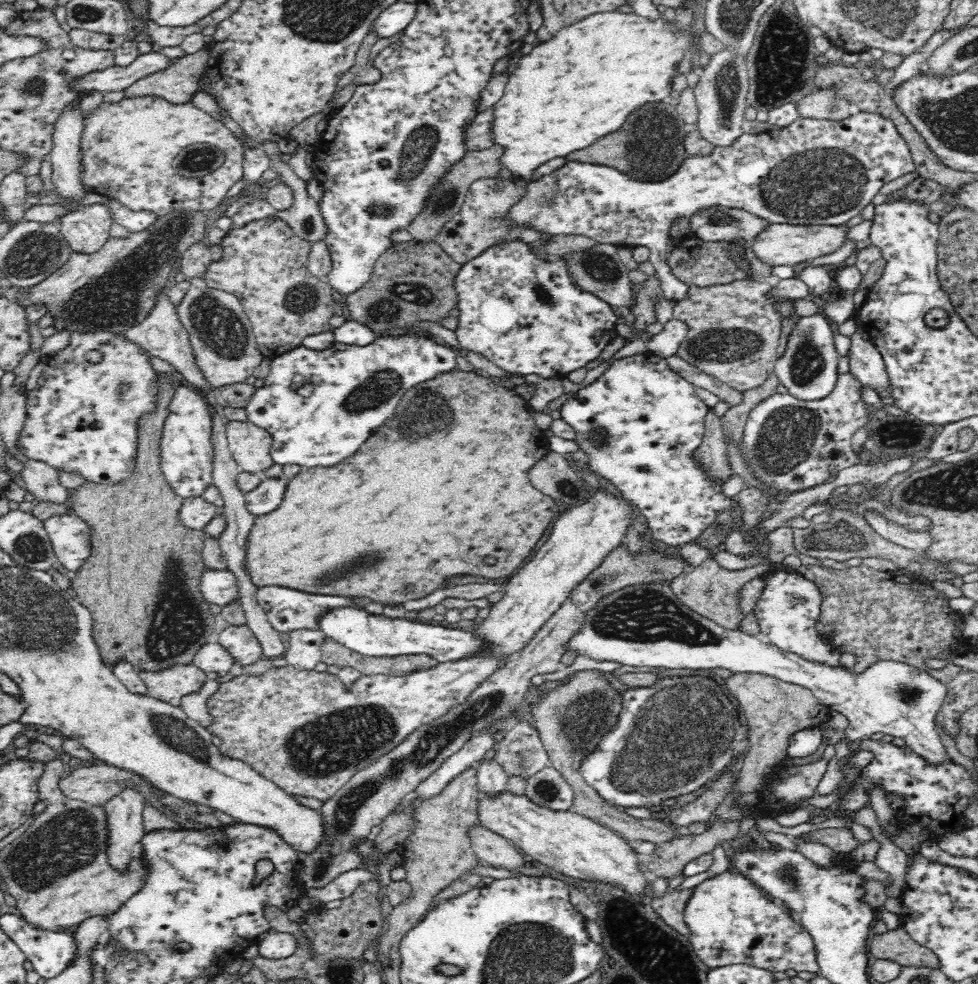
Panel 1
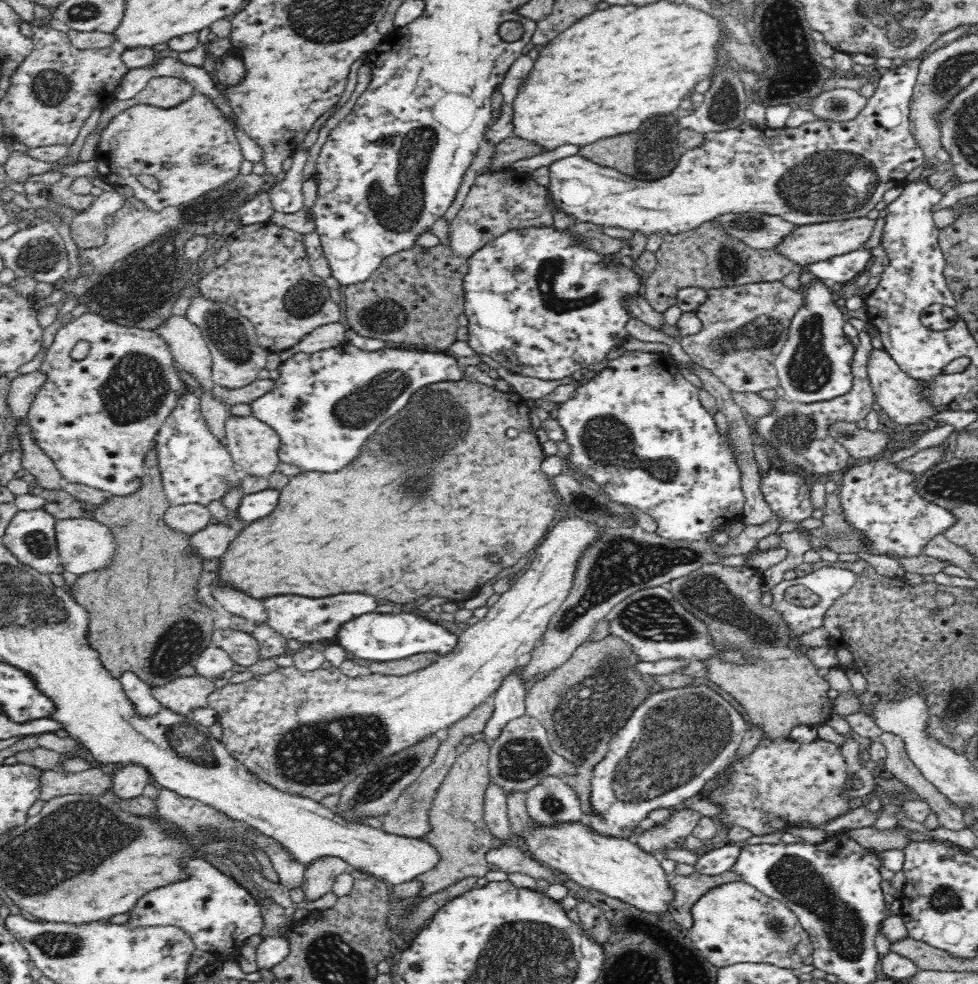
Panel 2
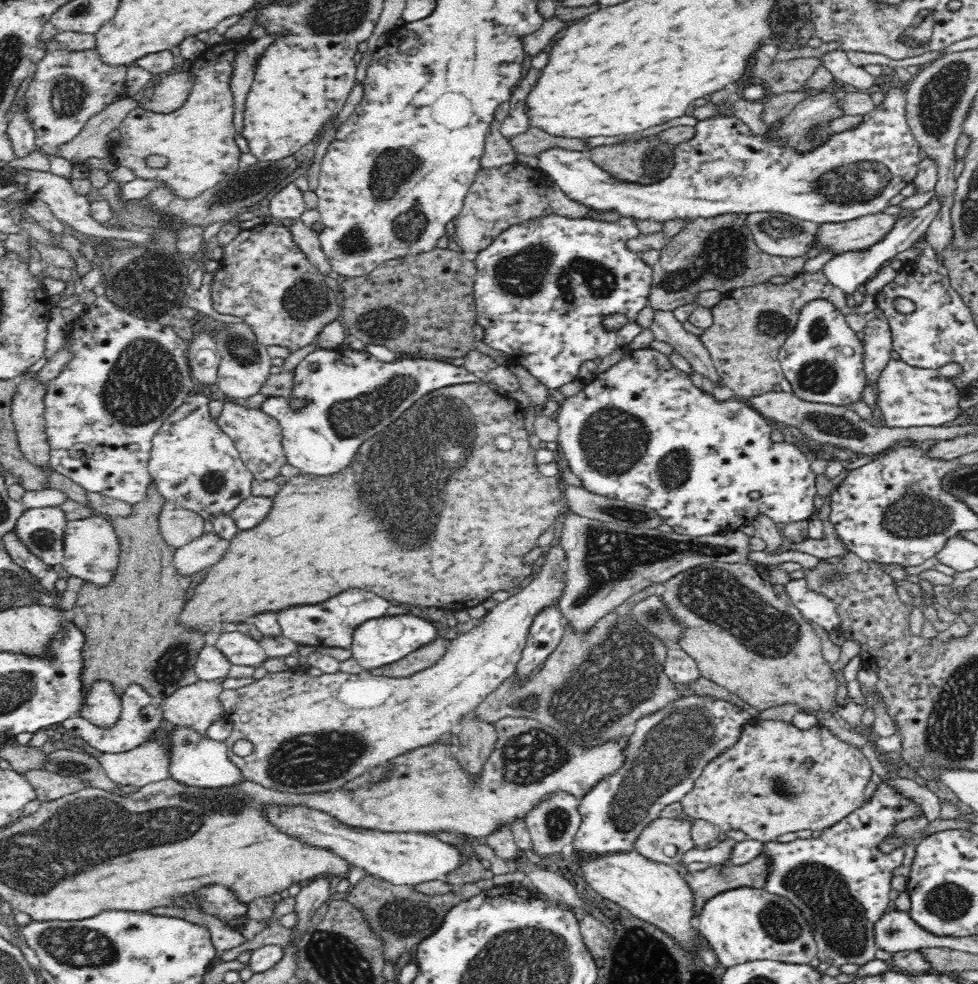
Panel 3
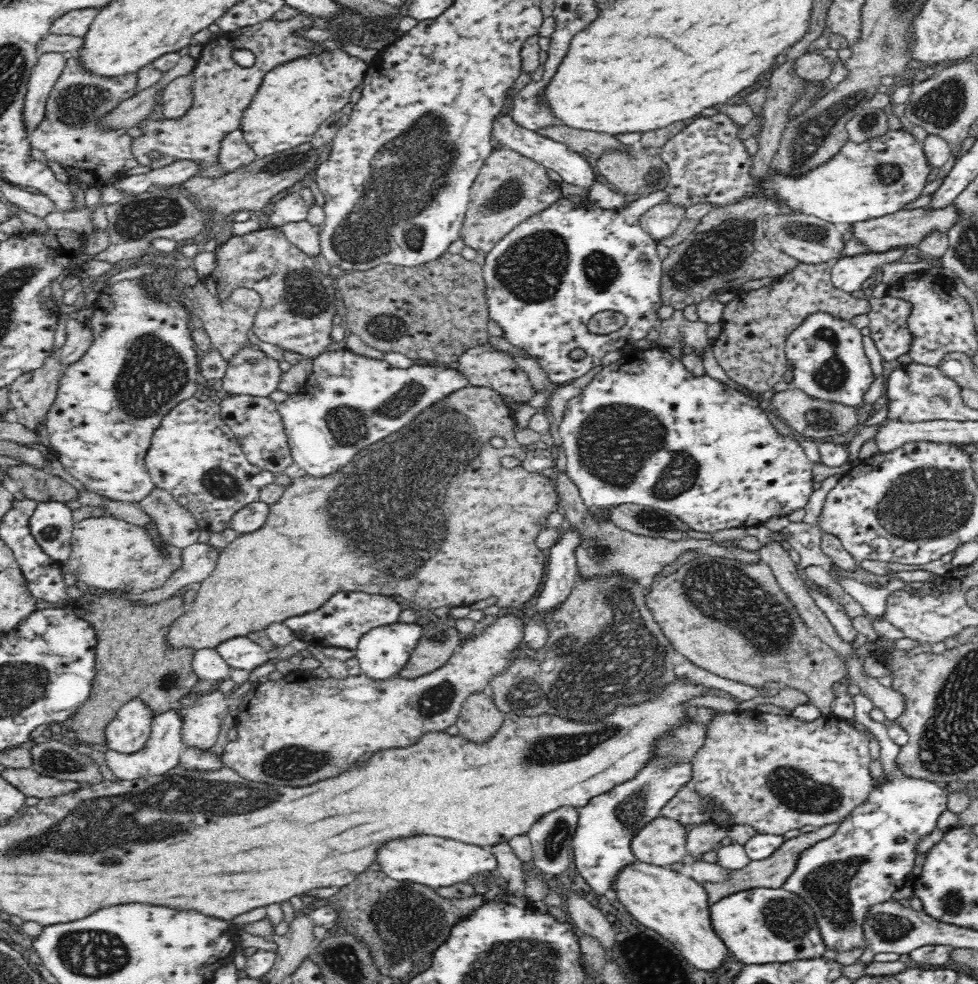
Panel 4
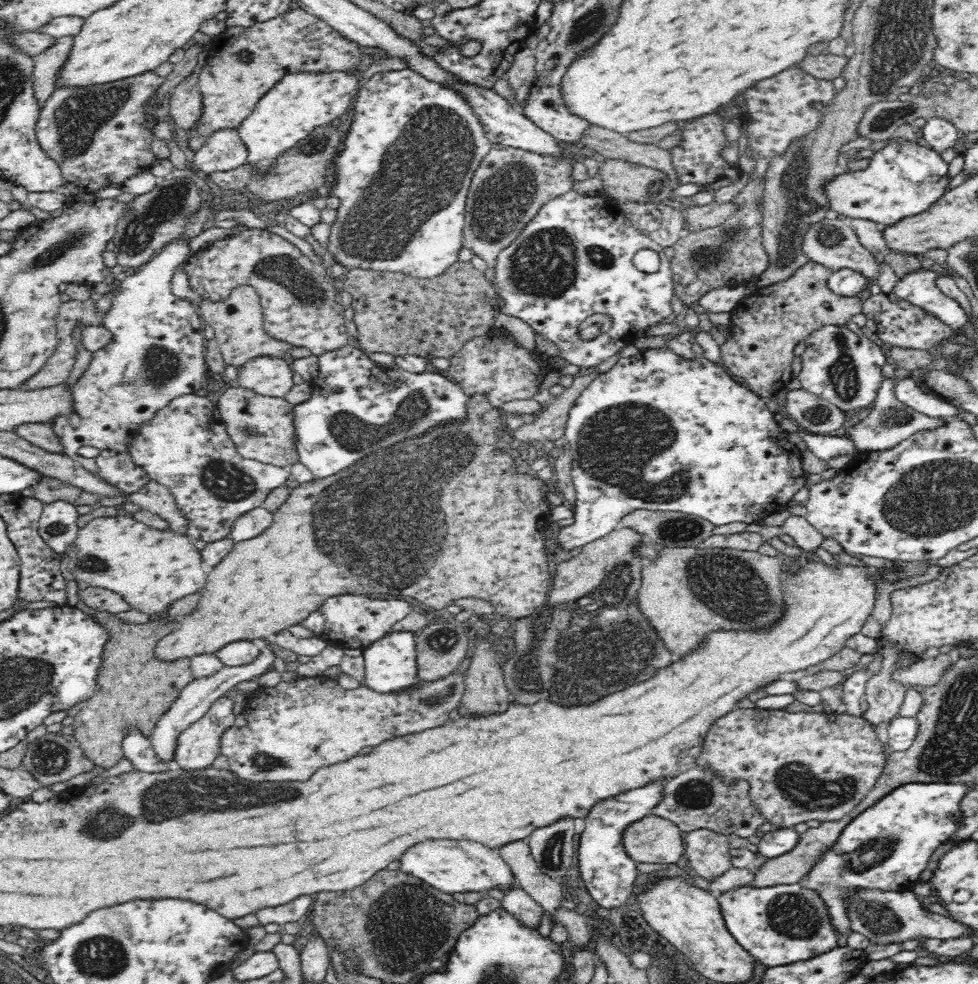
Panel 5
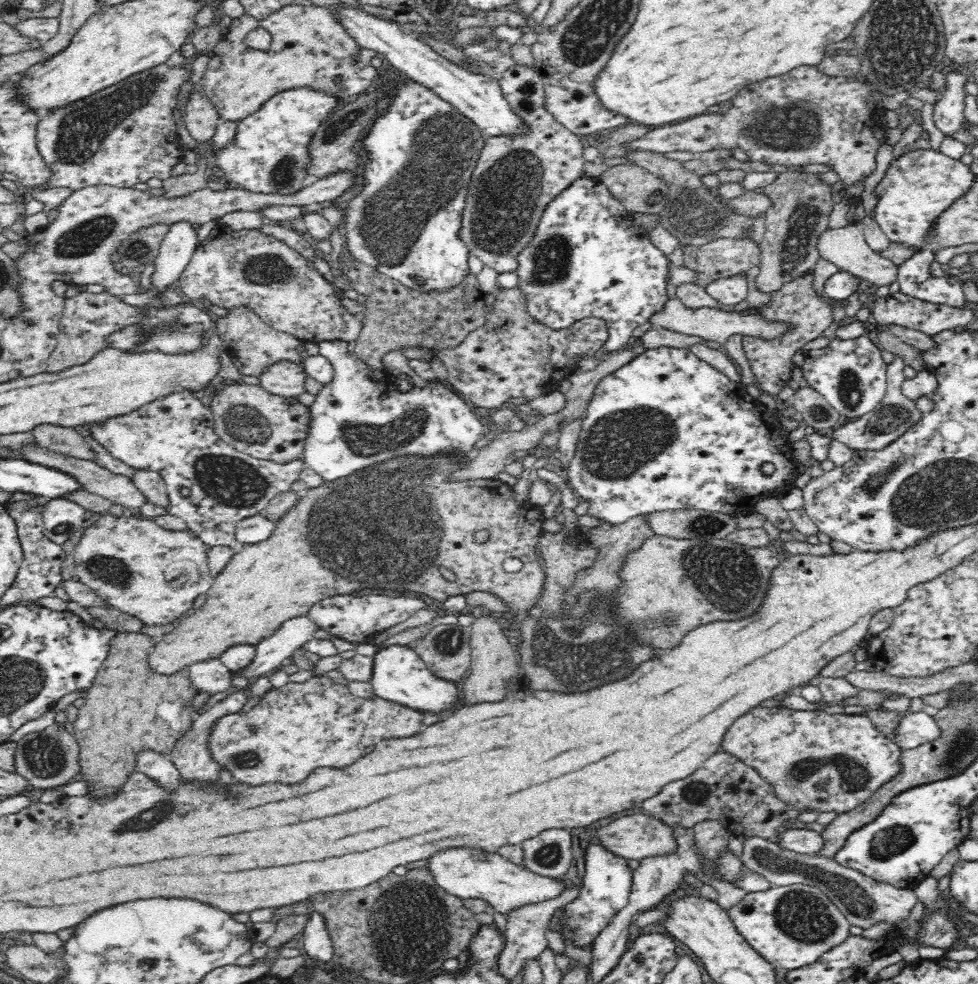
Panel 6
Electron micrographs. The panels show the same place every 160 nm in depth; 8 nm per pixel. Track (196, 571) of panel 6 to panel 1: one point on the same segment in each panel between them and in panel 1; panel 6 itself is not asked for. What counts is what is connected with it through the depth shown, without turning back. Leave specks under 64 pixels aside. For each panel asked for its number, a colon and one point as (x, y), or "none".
1: (71, 537)
2: (85, 545)
3: (92, 550)
4: (107, 552)
5: (150, 569)

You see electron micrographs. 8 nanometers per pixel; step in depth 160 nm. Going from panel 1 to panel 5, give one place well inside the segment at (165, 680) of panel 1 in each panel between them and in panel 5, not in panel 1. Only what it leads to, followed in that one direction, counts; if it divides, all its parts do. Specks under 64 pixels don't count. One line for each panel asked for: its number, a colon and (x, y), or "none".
2: (185, 695)
3: (196, 707)
4: (203, 718)
5: (197, 747)

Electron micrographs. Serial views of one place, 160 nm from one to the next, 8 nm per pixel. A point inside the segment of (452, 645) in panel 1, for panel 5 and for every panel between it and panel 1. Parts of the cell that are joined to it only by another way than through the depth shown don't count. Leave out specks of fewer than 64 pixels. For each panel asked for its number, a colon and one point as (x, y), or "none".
2: (377, 637)
3: (377, 643)
4: (382, 654)
5: (391, 666)

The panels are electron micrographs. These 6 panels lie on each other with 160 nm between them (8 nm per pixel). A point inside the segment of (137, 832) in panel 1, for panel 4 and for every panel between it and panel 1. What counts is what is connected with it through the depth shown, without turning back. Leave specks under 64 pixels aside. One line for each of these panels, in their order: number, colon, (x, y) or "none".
2: (128, 780)
3: (149, 762)
4: (164, 748)

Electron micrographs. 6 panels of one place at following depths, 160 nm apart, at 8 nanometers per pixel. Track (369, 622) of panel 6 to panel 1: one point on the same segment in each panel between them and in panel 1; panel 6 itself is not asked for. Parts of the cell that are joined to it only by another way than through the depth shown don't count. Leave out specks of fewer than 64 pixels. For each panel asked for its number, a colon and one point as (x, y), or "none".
1: (287, 610)
2: (317, 621)
3: (332, 623)
4: (344, 618)
5: (347, 621)

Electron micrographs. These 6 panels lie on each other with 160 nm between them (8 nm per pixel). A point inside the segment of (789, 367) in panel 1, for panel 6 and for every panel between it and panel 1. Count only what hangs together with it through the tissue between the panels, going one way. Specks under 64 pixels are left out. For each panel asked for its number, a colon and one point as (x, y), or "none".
2: (816, 364)
3: (822, 358)
4: (828, 359)
5: (845, 369)
6: (851, 374)

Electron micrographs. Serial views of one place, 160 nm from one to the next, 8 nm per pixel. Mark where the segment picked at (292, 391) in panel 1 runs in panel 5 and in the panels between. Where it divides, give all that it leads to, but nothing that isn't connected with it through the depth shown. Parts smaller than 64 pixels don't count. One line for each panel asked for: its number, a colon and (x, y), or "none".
2: (326, 404)
3: (351, 396)
4: (349, 402)
5: (355, 409)

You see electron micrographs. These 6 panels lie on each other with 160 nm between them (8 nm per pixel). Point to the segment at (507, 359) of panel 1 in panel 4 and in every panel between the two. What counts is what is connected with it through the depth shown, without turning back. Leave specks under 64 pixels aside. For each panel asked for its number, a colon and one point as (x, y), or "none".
2: (539, 301)
3: (542, 287)
4: (545, 279)

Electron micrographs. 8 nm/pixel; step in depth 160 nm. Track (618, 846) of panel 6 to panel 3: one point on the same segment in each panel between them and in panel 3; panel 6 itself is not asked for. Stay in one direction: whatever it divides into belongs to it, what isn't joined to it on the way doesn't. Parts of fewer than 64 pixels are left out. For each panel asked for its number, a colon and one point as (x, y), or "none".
3: (664, 840)
4: (662, 842)
5: (654, 840)

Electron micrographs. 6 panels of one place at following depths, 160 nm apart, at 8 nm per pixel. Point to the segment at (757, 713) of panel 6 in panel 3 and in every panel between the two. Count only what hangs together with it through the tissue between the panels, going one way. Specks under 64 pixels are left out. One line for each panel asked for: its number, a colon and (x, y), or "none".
3: (775, 778)
4: (776, 773)
5: (803, 766)

